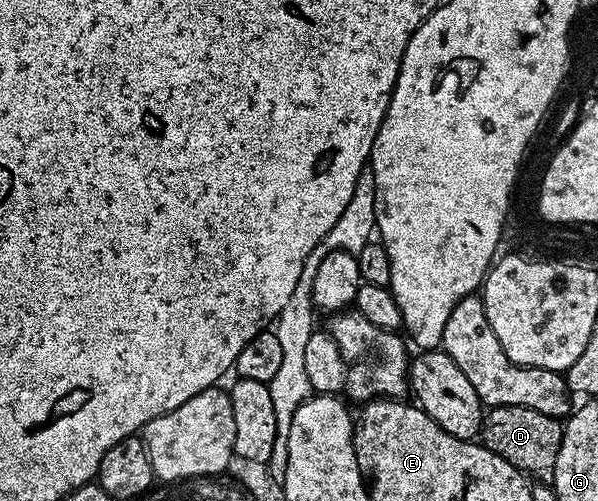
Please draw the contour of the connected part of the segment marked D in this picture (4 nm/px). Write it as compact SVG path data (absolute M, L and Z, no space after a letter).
M519 405L491 407L484 412L479 442L526 476L549 481L555 473L555 457L559 457L562 426L562 420L547 417L547 413L535 413L535 409Z

